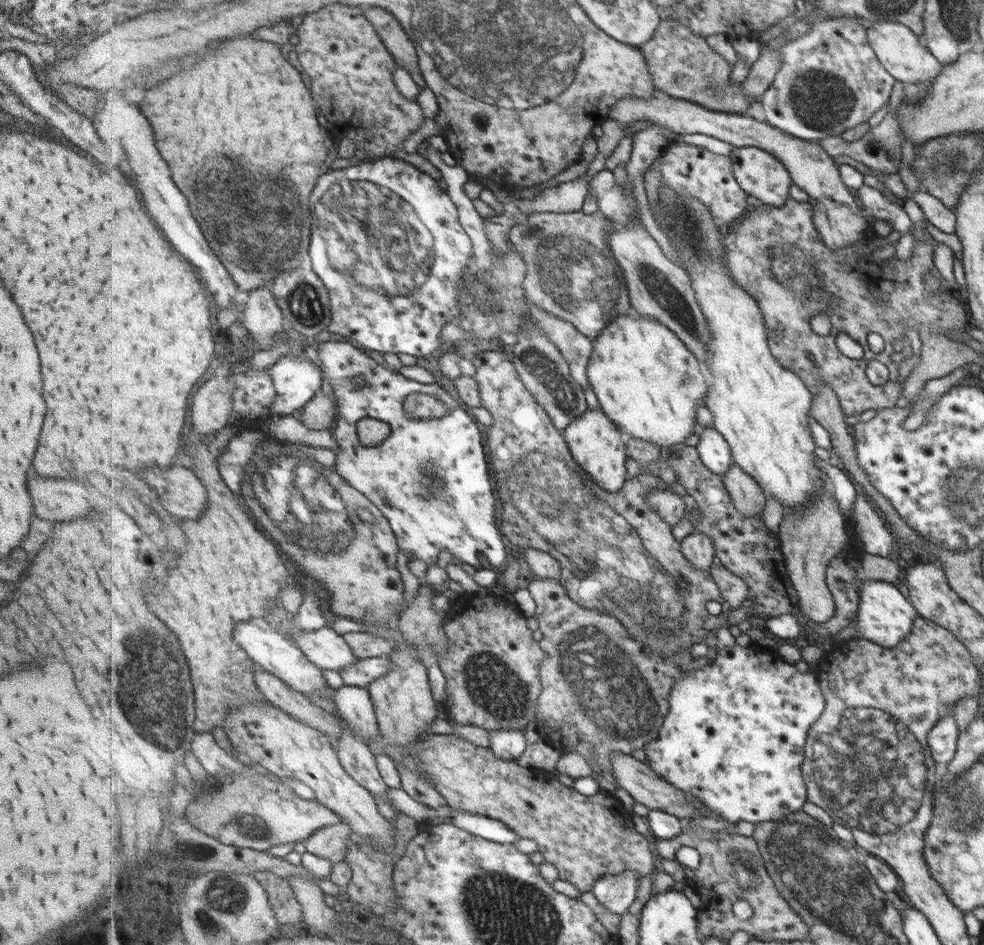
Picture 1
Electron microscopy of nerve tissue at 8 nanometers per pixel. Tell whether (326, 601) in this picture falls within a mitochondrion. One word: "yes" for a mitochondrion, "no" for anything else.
no

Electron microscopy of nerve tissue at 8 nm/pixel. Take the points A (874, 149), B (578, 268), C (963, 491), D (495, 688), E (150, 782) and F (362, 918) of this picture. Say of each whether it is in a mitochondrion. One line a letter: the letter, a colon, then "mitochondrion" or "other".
A: other
B: mitochondrion
C: mitochondrion
D: mitochondrion
E: other
F: other

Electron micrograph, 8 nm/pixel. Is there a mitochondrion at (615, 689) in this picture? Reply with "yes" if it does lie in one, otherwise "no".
yes

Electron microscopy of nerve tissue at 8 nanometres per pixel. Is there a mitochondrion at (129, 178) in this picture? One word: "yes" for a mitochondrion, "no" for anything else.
no

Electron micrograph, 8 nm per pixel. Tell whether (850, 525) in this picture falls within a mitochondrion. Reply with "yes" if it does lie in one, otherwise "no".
no

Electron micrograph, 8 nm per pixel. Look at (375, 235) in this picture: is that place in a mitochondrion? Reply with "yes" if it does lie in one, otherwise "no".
yes

